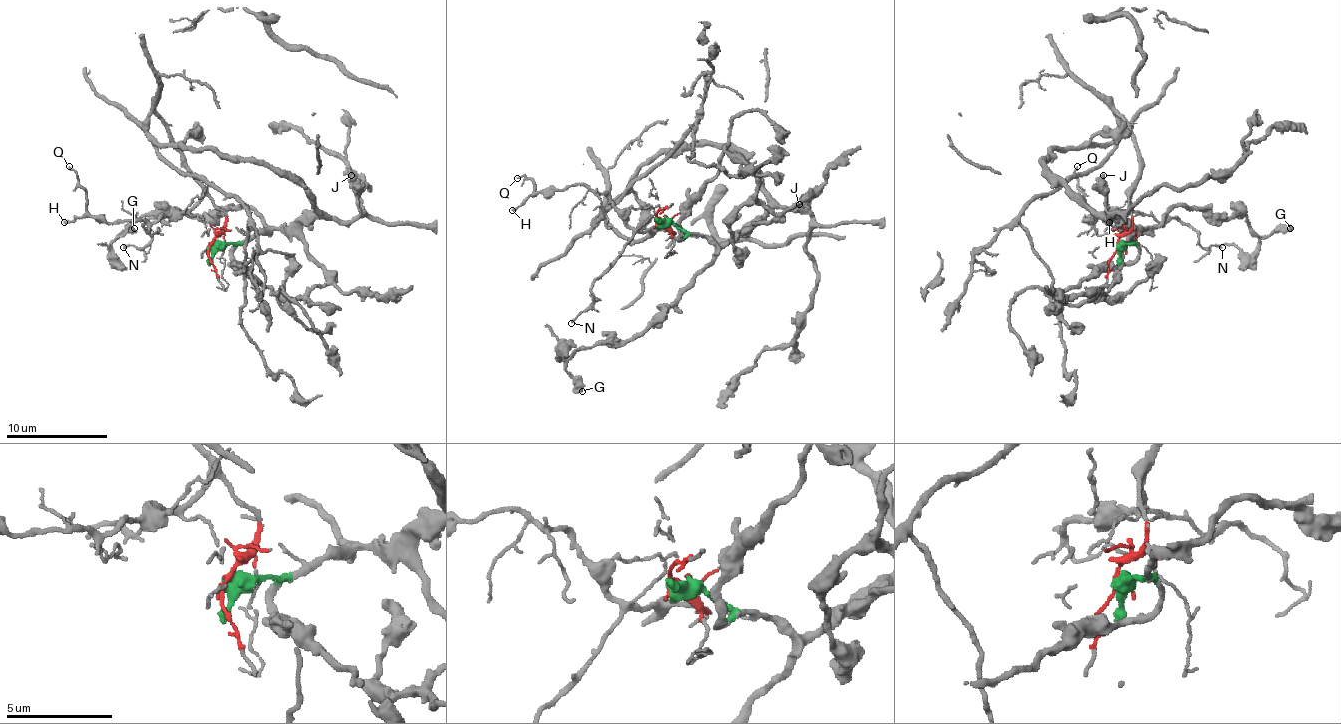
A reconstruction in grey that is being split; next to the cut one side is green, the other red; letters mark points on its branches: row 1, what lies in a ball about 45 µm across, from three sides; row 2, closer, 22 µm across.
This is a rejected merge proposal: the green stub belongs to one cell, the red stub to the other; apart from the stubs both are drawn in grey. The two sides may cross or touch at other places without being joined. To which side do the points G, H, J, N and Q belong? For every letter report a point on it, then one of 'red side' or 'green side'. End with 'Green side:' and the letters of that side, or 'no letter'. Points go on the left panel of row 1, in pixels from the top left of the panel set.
G: (134, 228) | green side
H: (64, 222) | red side
J: (351, 175) | green side
N: (123, 247) | red side
Q: (69, 166) | red side
Green side: G, J

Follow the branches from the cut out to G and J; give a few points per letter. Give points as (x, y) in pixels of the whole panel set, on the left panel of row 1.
G: (208, 246), (251, 240), (266, 228), (246, 205), (198, 218), (182, 212), (147, 212), (119, 235), (134, 228)
J: (208, 246), (236, 243), (299, 228), (325, 218), (353, 220), (360, 207), (358, 182), (350, 174)

